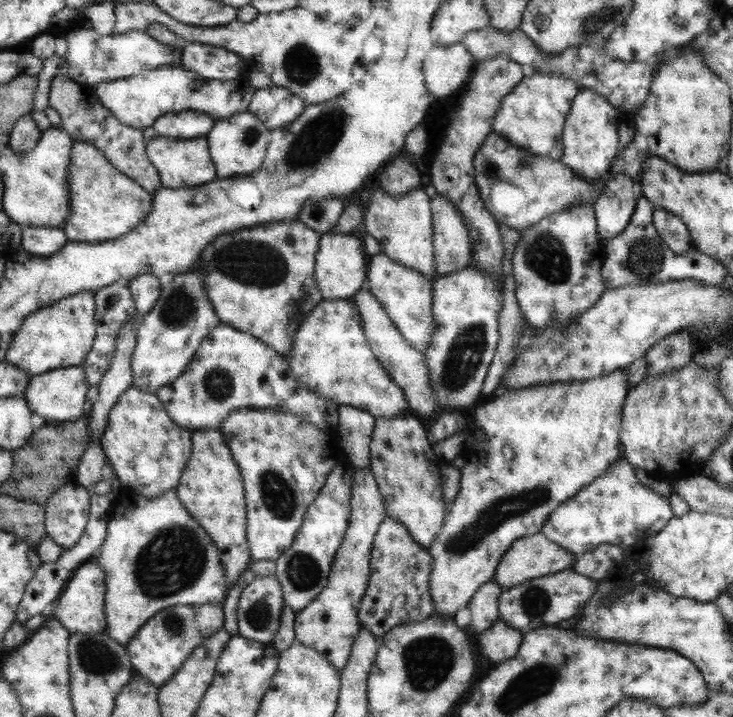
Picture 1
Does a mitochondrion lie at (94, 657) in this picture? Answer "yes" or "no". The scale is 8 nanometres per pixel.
yes

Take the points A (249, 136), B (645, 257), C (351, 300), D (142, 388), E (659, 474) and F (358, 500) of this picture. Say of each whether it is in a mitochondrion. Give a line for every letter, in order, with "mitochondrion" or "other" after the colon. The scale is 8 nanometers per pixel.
A: mitochondrion
B: mitochondrion
C: other
D: other
E: other
F: other

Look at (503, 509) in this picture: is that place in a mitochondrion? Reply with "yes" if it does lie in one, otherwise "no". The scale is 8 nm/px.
yes

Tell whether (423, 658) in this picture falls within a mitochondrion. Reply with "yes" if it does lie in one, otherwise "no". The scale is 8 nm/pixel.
yes

